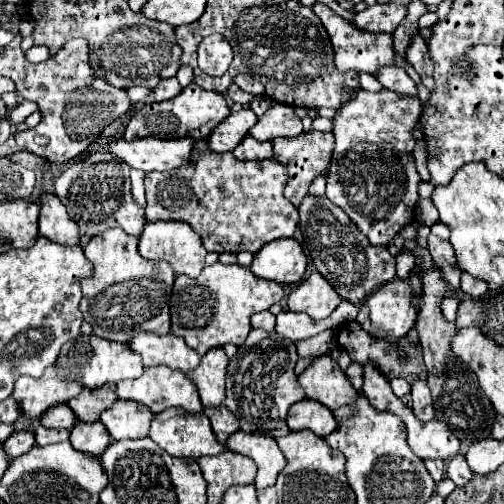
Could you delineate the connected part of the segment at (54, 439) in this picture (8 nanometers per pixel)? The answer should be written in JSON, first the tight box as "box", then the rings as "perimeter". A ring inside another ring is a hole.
{"box":[35,427,69,445],"perimeter":[[[37,427],[35,429],[37,435],[37,445],[51,445],[51,443],[59,443],[69,439],[69,431],[65,429],[47,429],[47,427]]]}

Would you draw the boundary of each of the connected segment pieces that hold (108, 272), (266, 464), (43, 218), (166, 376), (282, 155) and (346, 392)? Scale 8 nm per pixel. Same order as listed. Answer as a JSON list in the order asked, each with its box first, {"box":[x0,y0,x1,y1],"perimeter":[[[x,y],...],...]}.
[{"box":[81,229,175,343],"perimeter":[[[109,229],[103,235],[91,237],[83,247],[85,257],[93,263],[93,275],[81,279],[81,313],[85,321],[93,325],[97,337],[129,343],[133,335],[155,333],[167,335],[171,331],[169,321],[169,297],[175,281],[175,271],[165,261],[147,261],[137,251],[137,237],[127,235],[121,229]]]},{"box":[227,431,285,489],"perimeter":[[[237,431],[227,439],[227,449],[247,455],[257,463],[257,477],[255,477],[257,489],[275,485],[279,471],[285,467],[285,455],[281,453],[273,437],[249,435]]]},{"box":[39,195,81,245],"perimeter":[[[55,195],[41,197],[41,215],[39,215],[39,233],[59,245],[79,245],[81,235],[77,223],[67,215],[65,205]]]},{"box":[117,365,203,413],"perimeter":[[[165,365],[145,369],[145,373],[139,379],[117,383],[117,397],[131,399],[131,401],[137,401],[137,403],[145,403],[153,413],[161,413],[161,411],[165,411],[169,407],[183,407],[183,409],[193,411],[193,413],[203,411],[203,405],[199,401],[199,393],[197,393],[195,383],[189,381],[185,373],[173,371],[173,369],[165,367]]]},{"box":[273,131,335,207],"perimeter":[[[307,131],[307,133],[301,133],[297,137],[273,139],[273,157],[279,163],[283,163],[287,167],[287,173],[289,173],[287,187],[285,187],[285,197],[295,207],[299,207],[303,197],[307,195],[311,181],[317,175],[327,171],[329,161],[331,161],[331,153],[333,153],[333,143],[335,143],[335,139],[333,139],[333,133],[329,133],[329,131]]]},{"box":[299,355,357,411],"perimeter":[[[331,355],[315,357],[299,375],[299,383],[309,399],[323,403],[331,411],[357,399],[357,391],[349,383],[345,371],[331,359]]]}]

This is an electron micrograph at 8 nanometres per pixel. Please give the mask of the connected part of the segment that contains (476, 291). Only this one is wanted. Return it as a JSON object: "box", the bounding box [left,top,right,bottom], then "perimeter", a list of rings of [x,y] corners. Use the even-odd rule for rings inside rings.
{"box":[461,273,487,299],"perimeter":[[[463,273],[461,277],[461,291],[471,295],[473,299],[479,299],[487,293],[487,283],[481,279],[473,279],[469,273]]]}

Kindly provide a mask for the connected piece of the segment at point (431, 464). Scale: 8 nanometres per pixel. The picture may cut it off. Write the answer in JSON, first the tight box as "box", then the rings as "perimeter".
{"box":[425,459,445,483],"perimeter":[[[435,459],[435,461],[425,461],[425,465],[427,465],[427,471],[431,473],[431,477],[439,483],[443,479],[443,473],[445,473],[445,463]]]}

